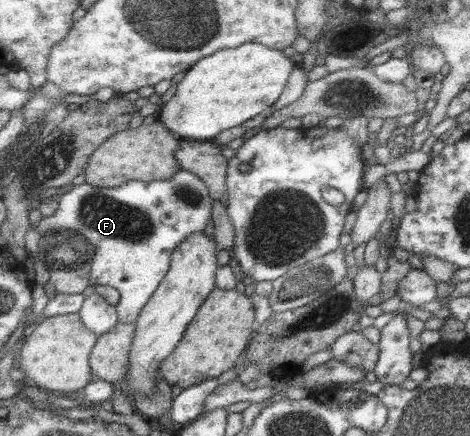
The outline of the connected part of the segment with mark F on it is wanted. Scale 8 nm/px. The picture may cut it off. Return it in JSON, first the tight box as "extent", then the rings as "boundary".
{"extent":[32,168,213,325],"boundary":[[[181,168],[168,180],[127,180],[116,188],[78,184],[59,196],[52,216],[42,217],[32,227],[40,236],[48,231],[70,231],[88,240],[94,249],[90,284],[114,287],[119,292],[117,321],[134,325],[140,309],[166,275],[174,248],[188,234],[204,230],[213,204],[202,181]]]}

